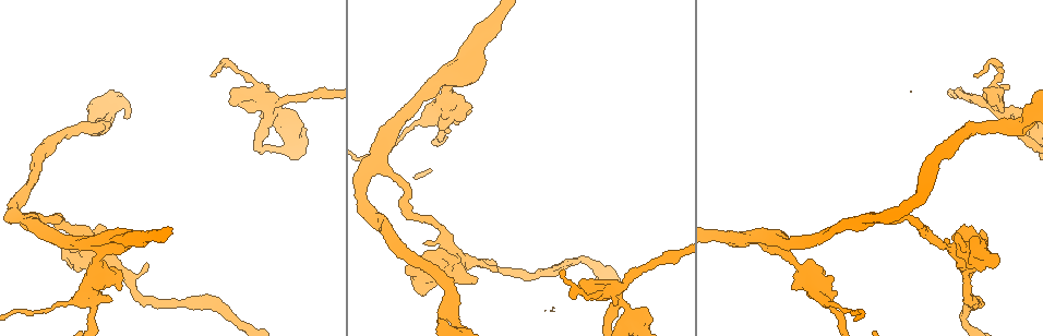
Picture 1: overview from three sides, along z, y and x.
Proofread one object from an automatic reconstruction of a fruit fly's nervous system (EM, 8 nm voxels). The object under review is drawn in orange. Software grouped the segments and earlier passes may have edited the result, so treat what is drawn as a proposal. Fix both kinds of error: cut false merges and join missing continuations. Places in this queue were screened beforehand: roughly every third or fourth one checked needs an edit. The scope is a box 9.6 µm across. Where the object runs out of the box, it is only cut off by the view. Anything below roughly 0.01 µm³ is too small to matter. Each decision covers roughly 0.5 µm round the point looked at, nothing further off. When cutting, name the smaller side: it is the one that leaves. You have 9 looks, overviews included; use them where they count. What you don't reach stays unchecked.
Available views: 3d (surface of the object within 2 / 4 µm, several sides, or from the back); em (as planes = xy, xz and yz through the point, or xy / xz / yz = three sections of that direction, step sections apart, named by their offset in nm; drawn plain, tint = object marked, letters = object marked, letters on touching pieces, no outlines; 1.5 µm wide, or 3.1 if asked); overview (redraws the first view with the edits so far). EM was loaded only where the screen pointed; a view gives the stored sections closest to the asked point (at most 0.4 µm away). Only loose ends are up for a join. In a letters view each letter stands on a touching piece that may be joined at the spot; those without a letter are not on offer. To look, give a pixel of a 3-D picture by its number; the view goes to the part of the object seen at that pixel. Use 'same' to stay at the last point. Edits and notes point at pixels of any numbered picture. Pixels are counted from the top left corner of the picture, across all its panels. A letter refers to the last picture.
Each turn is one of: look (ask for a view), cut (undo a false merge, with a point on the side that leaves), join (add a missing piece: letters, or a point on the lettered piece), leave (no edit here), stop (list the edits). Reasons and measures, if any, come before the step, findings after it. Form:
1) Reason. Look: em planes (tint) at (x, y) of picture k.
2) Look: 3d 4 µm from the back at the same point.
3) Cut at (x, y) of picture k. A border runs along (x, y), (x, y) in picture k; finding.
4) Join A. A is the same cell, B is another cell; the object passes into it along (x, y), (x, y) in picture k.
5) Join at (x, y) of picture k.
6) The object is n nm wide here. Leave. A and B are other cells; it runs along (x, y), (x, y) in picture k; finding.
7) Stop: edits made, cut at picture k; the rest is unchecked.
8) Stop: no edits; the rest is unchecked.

Stops while still wide. Look: em planes (letters) at (990, 103) of picture 1.

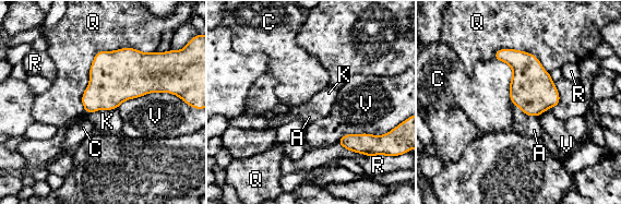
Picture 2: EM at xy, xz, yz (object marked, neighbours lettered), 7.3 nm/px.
Leave. A, C, K, Q, R and V are other cells; a border runs along (117, 107), (88, 112) in picture 2; none of them fits.

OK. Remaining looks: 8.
Thin arm on a thick one. Look: 3d 4 µm from the back at (785, 247) of picture 1.

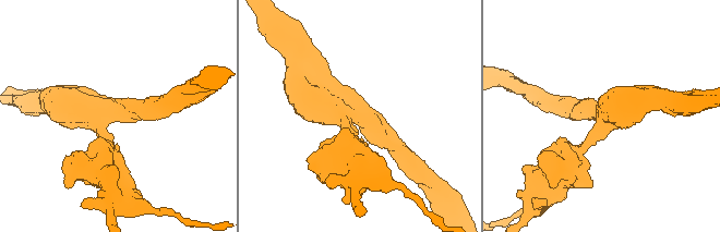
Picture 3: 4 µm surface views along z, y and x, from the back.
3 arms meet here; the arms are 200, 260, 550 nm wide; now the EM. Look: em xz step 4 (tint) at (105, 115) of picture 3.

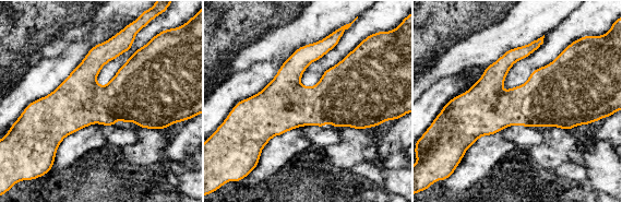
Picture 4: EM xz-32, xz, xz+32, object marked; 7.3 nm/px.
Look: em planes (letters) at the same point.

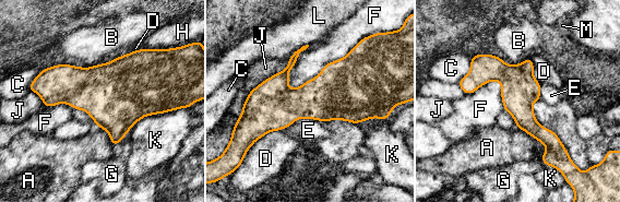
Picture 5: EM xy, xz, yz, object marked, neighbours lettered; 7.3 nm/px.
The object is 280 nm wide here. Leave. A, B, C, D, E, F, G, H, J, K, L and M are other cells; a border runs along (359, 40), (314, 76), (287, 86) in picture 5; one neuron here.

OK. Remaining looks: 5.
Sudden change in width. Look: em yz step 4 (letters) at (66, 303) of picture 1.

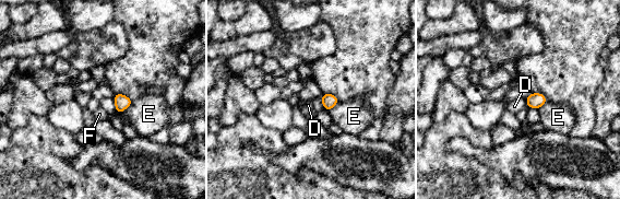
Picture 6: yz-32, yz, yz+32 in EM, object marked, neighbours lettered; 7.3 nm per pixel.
Another direction. Look: em planes (letters) at the same point.

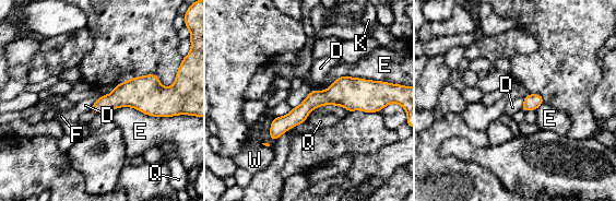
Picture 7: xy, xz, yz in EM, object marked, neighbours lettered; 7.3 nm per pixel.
The object is 120 nm wide here; the longest contact is with E, 460 nm. Leave. D, E, F, K, Q and W are other cells; all the same neuron.

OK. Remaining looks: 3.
Branch stops here. Look: em planes (letters) at (494, 272) of picture 1.

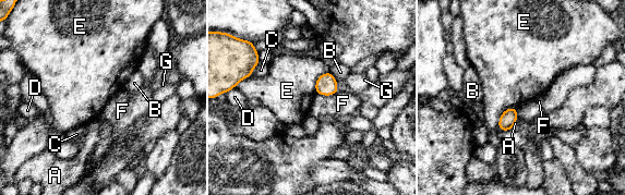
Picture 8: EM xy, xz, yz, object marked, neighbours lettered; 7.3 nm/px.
Leave. A, B, C, D, E, F and G are other cells; a border runs along (338, 92), (332, 95), (315, 93) in picture 8; none of them fits.

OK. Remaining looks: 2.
Stop: no edits; the rest is unchecked.

